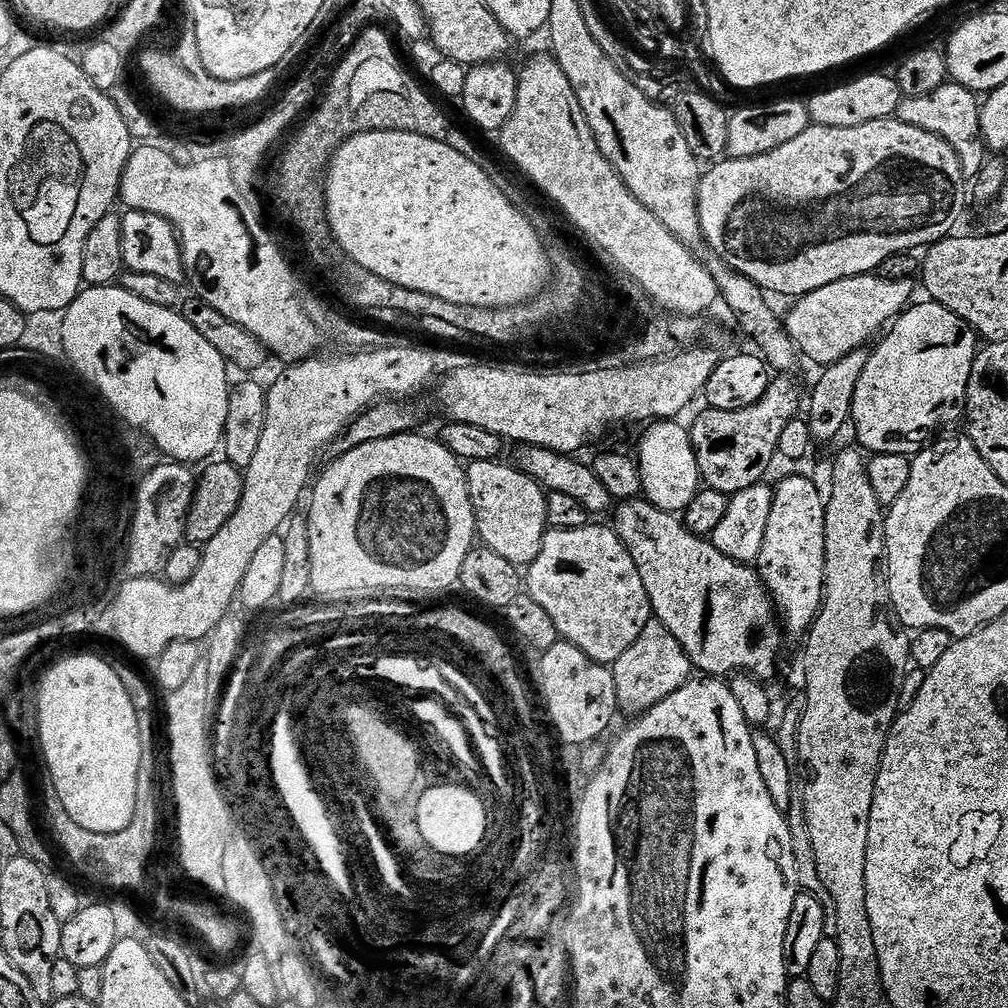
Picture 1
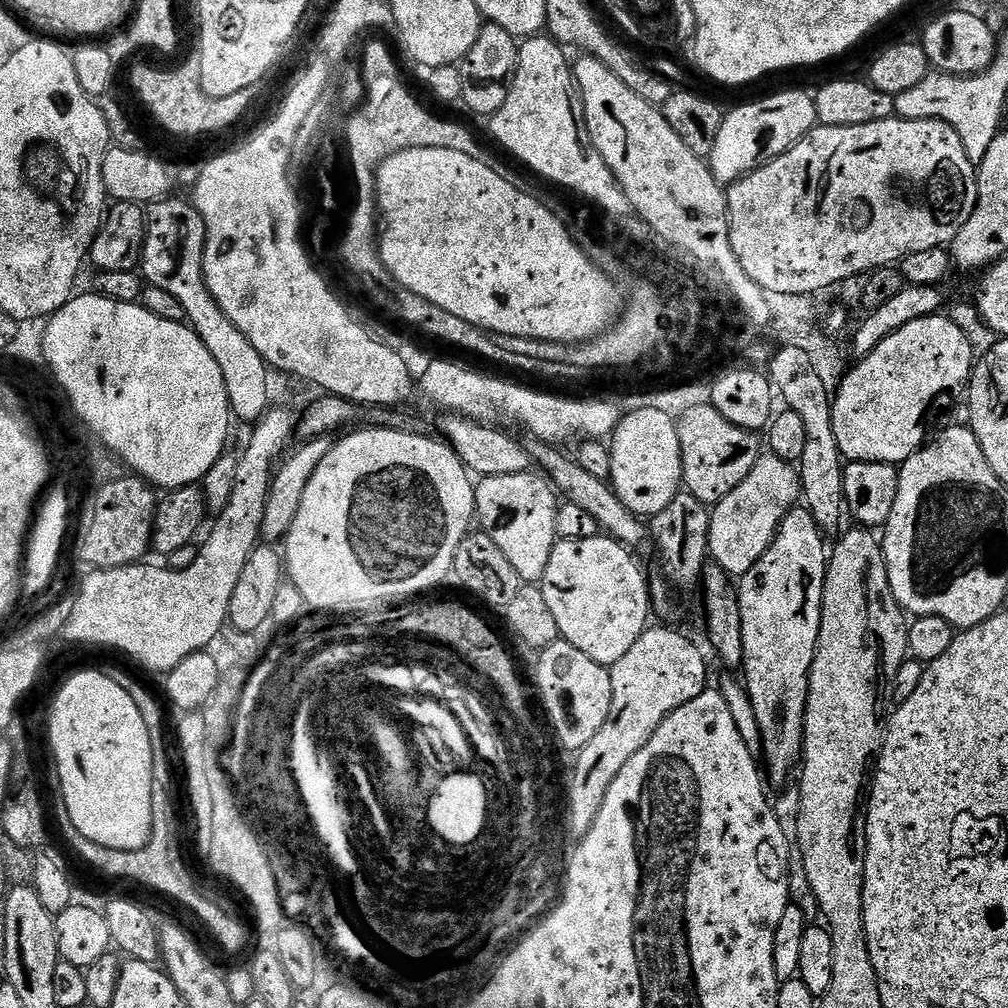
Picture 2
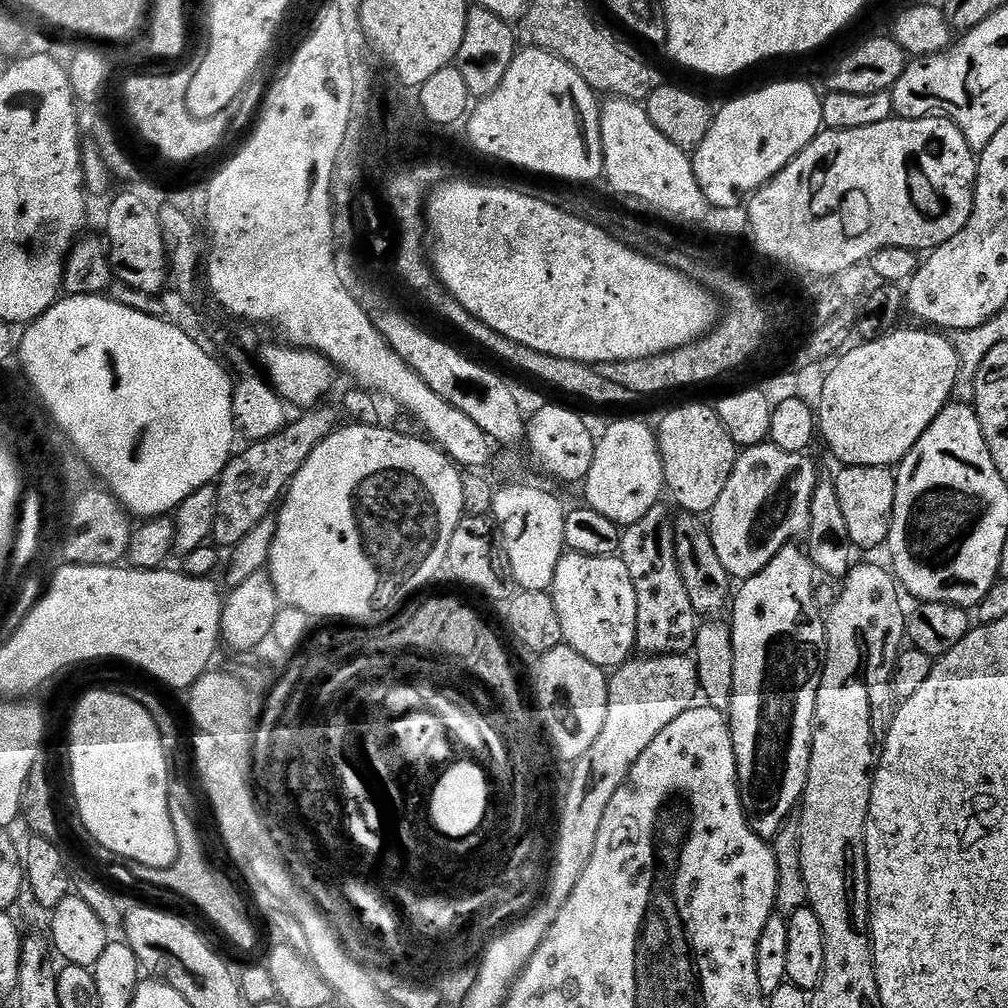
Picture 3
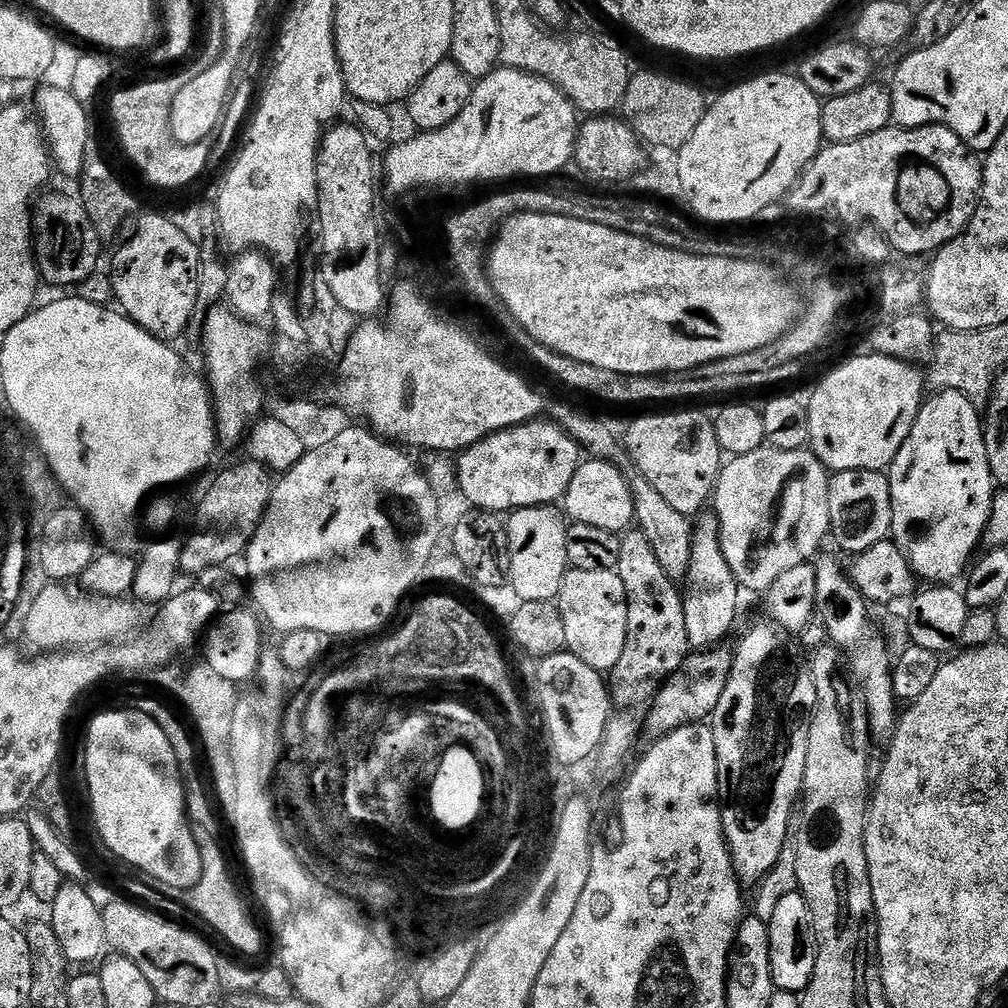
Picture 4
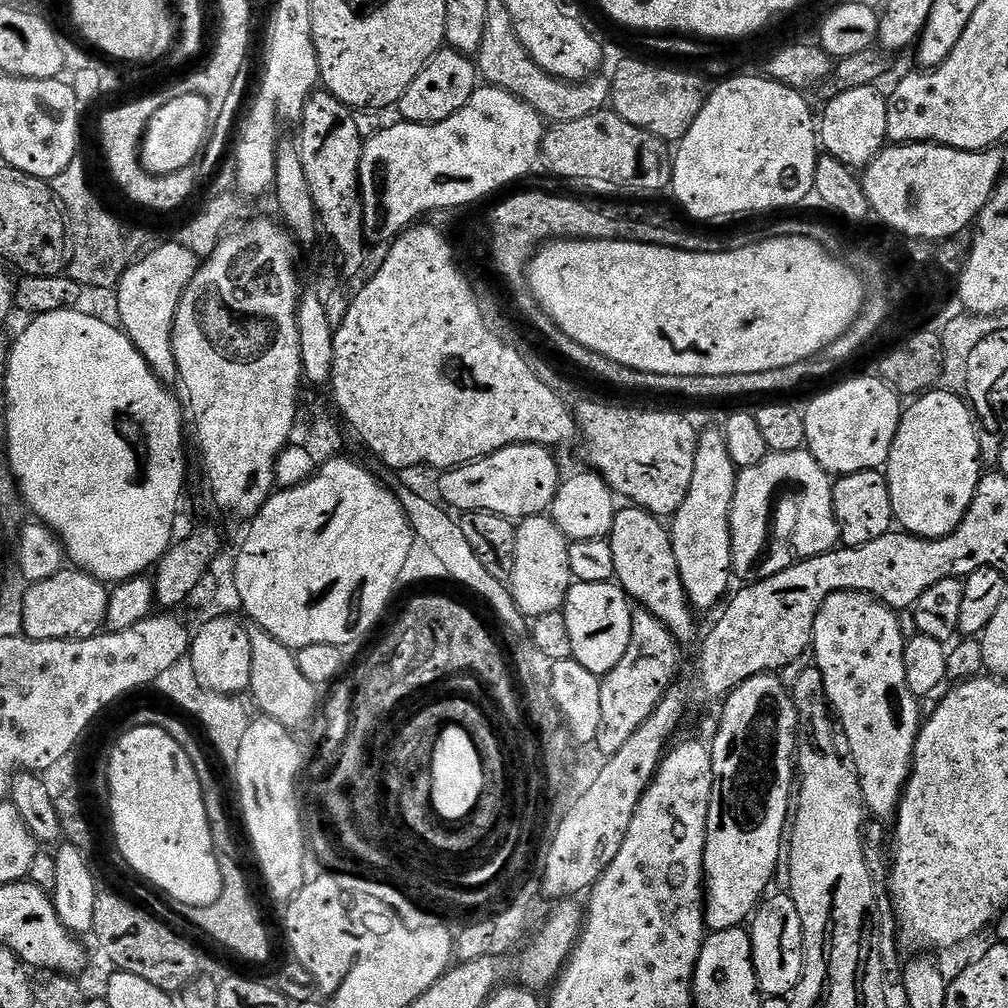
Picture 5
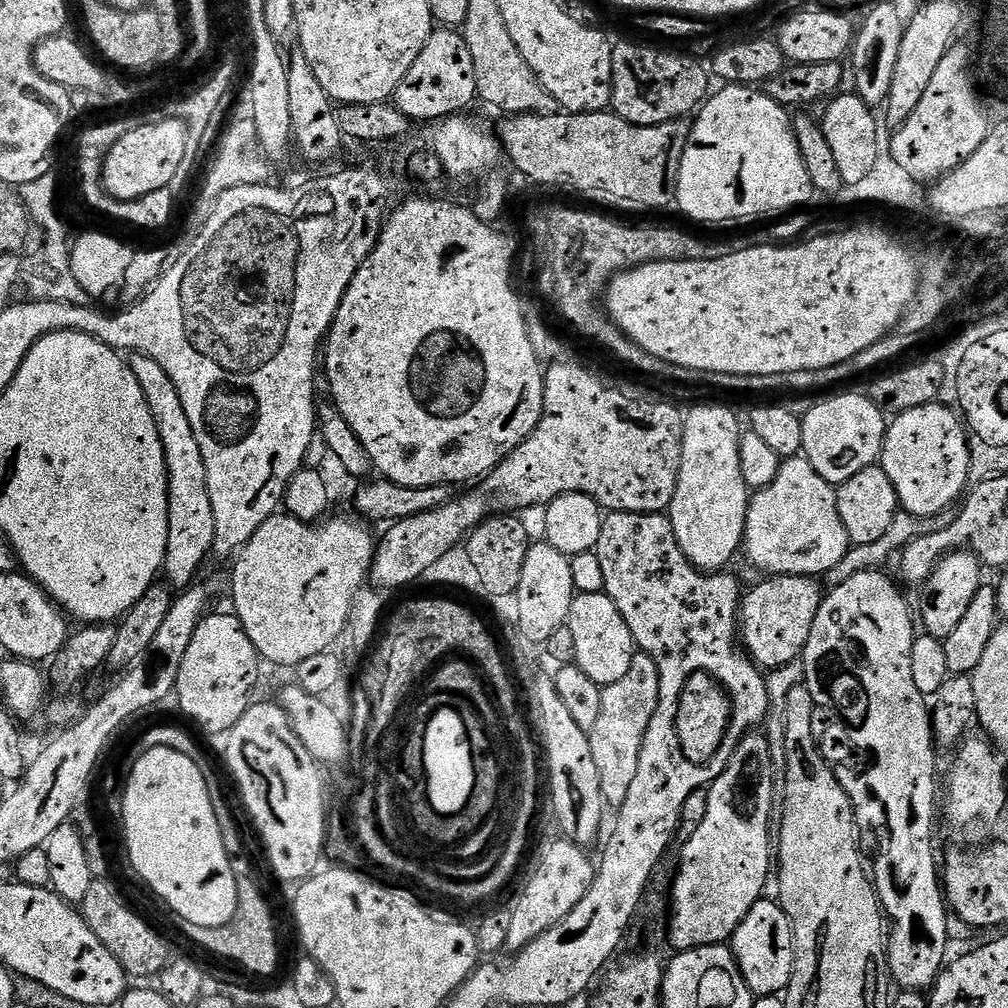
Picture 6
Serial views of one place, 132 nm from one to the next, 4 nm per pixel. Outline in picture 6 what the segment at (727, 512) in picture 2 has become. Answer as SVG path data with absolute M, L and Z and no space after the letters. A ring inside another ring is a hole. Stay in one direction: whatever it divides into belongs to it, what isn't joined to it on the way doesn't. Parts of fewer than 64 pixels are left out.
M803 455L785 459L778 478L774 478L770 486L759 489L748 501L742 548L745 553L748 551L749 562L764 574L823 577L842 562L850 549L846 526L842 526L842 518L838 518L836 488L828 484Z

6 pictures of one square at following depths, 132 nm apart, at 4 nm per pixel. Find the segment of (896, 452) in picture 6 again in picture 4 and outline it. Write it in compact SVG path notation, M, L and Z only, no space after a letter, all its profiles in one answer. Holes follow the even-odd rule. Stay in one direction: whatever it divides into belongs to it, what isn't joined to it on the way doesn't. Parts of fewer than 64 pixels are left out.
M937 391L920 405L920 413L886 475L892 499L891 539L908 559L921 581L948 586L969 571L976 547L981 547L984 532L992 517L992 503L998 488L992 478L986 454L981 413L961 392Z

